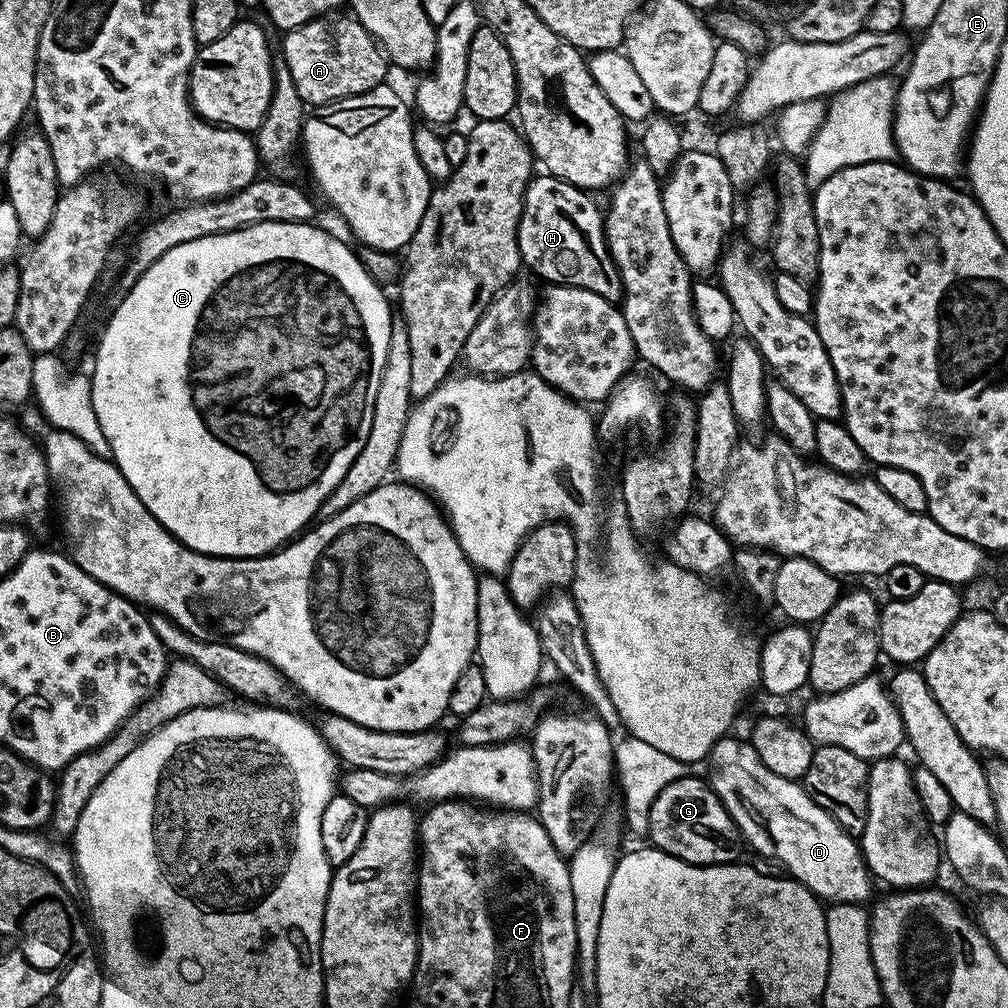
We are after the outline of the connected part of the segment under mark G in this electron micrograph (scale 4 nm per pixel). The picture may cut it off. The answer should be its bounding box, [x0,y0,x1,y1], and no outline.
[647,774,742,864]

